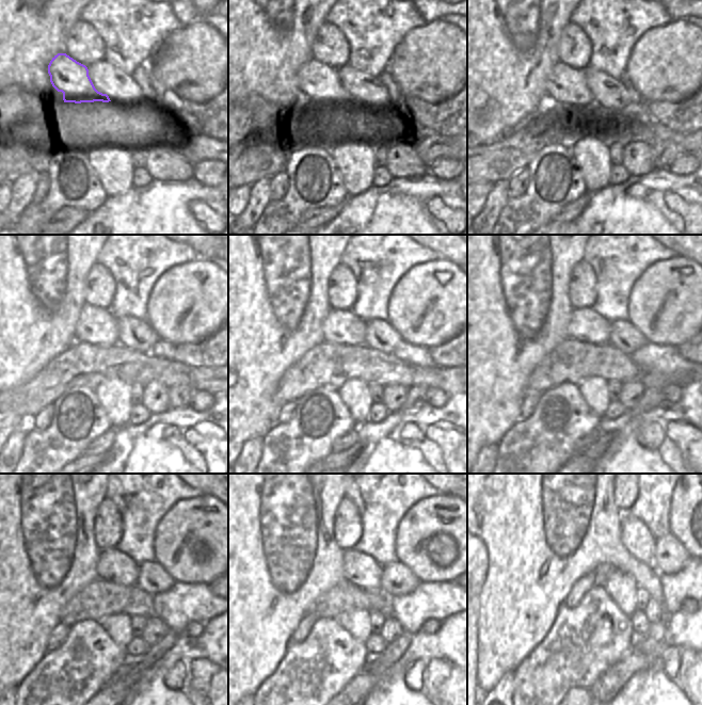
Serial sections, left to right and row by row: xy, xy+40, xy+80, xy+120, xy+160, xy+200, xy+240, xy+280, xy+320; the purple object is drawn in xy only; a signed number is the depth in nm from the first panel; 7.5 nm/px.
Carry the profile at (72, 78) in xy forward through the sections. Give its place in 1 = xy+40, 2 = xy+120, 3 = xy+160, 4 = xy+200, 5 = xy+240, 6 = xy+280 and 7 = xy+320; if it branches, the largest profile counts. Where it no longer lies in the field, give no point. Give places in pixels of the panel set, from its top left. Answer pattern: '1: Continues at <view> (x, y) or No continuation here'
1: Continues at xy+40 (318, 82)
2: Continues at xy+120 (98, 326)
3: Continues at xy+160 (342, 326)
4: Continues at xy+200 (586, 325)
5: Continues at xy+240 (113, 565)
6: Continues at xy+280 (357, 566)
7: Continues at xy+320 (602, 572)

